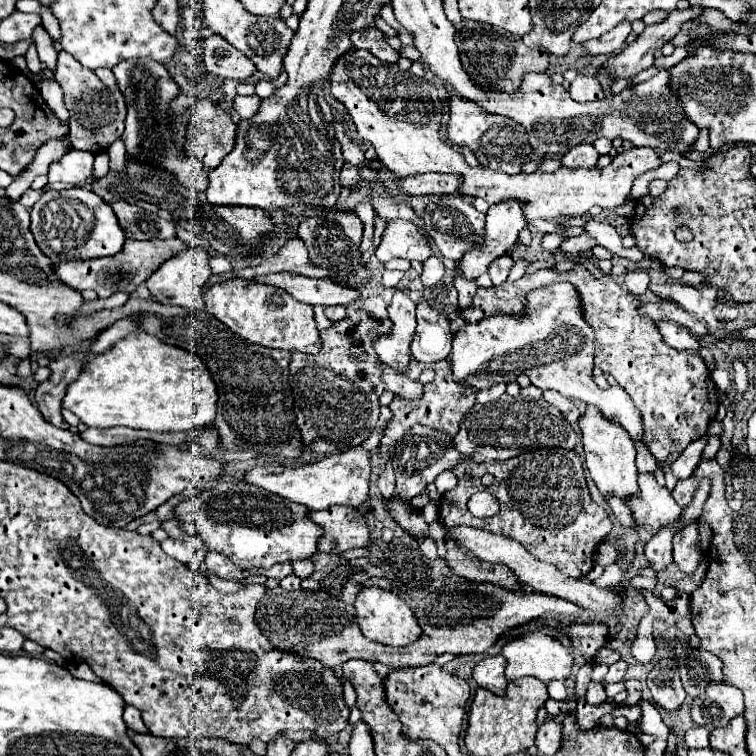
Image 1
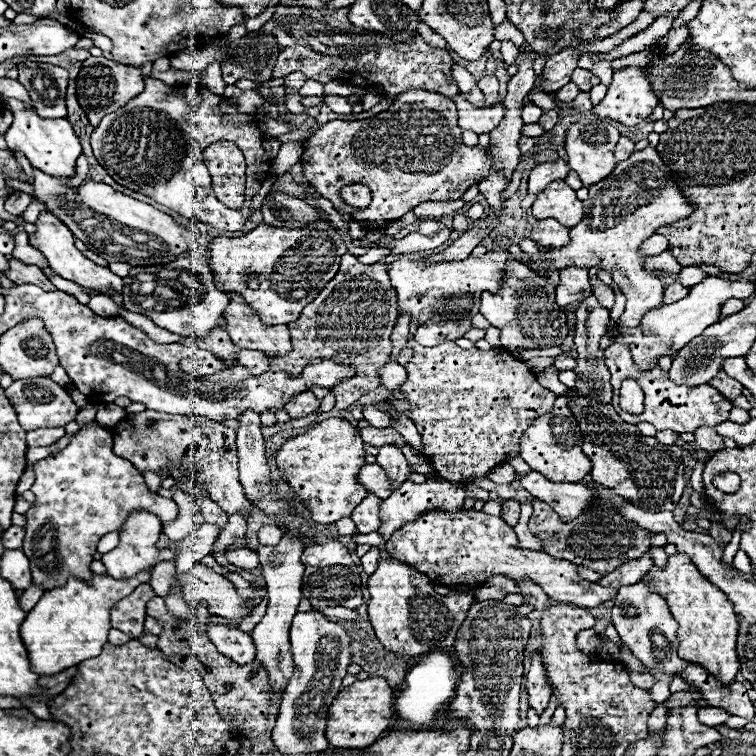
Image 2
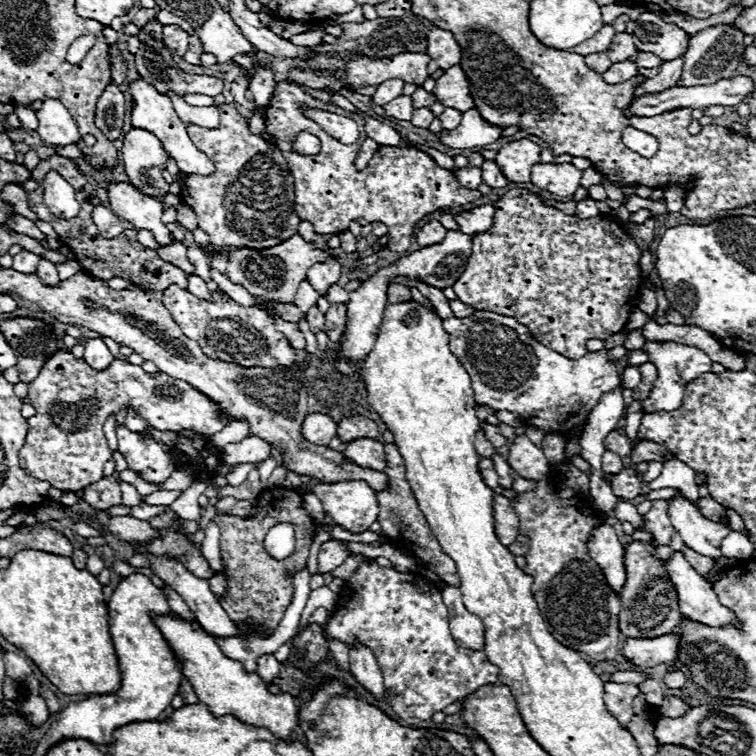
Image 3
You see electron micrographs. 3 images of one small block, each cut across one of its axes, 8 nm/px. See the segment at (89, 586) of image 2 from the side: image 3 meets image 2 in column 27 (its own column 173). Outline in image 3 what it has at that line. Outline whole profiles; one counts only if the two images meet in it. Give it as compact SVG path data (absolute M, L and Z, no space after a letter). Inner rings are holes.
M158 616L156 624L168 638L168 644L176 652L176 658L184 664L184 676L192 684L198 700L206 704L214 716L232 714L244 724L268 728L280 740L292 736L294 728L298 726L298 708L292 694L270 694L266 682L256 672L246 672L240 662L226 658L212 636L192 630L192 624L188 620L180 616Z

